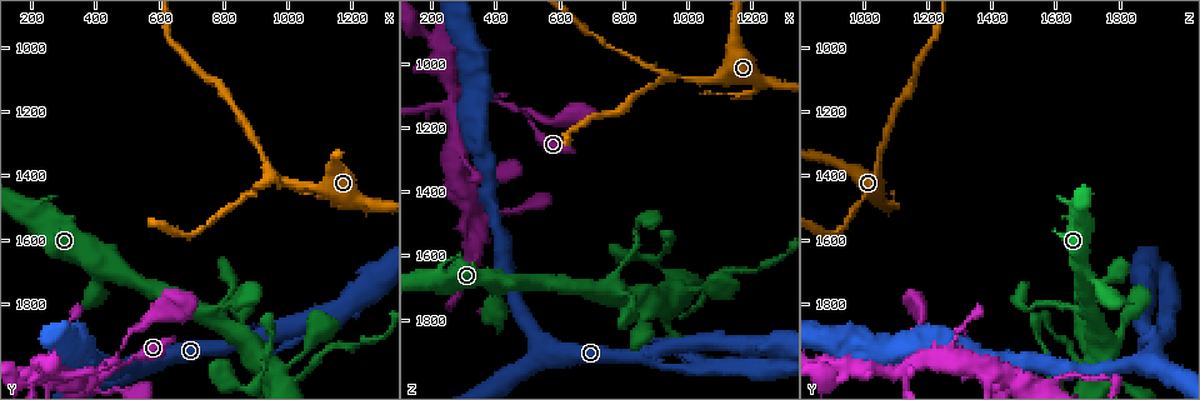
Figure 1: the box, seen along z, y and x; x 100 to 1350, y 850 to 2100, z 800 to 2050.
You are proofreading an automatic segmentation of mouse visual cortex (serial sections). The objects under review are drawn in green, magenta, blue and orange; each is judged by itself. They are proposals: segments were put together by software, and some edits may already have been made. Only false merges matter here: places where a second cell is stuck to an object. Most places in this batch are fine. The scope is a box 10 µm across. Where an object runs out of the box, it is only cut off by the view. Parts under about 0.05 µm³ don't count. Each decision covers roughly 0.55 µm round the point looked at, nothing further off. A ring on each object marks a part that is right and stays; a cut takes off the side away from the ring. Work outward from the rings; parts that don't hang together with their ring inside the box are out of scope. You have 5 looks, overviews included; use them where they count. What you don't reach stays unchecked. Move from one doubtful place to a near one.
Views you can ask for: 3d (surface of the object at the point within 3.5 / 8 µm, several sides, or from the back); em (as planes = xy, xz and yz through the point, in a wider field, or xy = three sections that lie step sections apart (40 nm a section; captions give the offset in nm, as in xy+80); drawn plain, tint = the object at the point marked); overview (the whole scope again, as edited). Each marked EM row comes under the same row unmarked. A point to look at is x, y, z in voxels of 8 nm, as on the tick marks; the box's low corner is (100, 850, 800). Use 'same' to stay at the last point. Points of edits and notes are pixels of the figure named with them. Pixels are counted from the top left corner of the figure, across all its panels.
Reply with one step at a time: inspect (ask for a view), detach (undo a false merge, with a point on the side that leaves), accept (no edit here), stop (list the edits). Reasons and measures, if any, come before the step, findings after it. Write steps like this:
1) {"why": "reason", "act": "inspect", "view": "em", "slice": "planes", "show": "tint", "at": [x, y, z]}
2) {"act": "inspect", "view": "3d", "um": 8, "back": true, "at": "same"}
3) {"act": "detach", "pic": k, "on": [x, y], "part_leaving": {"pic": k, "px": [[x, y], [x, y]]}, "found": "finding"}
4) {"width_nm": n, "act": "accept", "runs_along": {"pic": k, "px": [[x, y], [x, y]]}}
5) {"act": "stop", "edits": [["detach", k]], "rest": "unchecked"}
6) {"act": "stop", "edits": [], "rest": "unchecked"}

{"why": "narrows sharply", "act": "inspect", "view": "3d", "um": 3.5, "at": [970, 1410, 1040]}

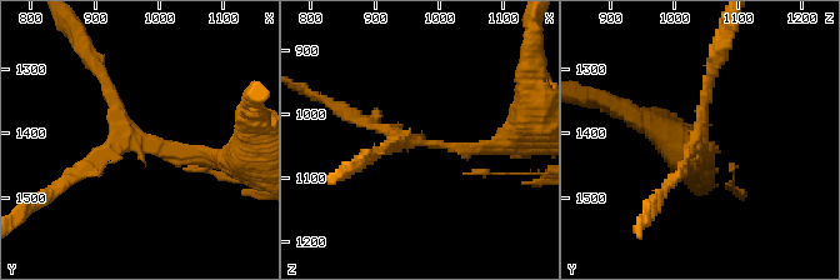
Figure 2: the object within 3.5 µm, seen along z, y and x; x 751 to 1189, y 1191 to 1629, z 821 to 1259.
{"arms": 3, "arm_widths_nm": [150, 150, 150], "why": "shape alone is not enough", "act": "inspect", "view": "em", "slice": "xy", "step": 2, "show": "tint", "at": [970, 1410, 1040]}

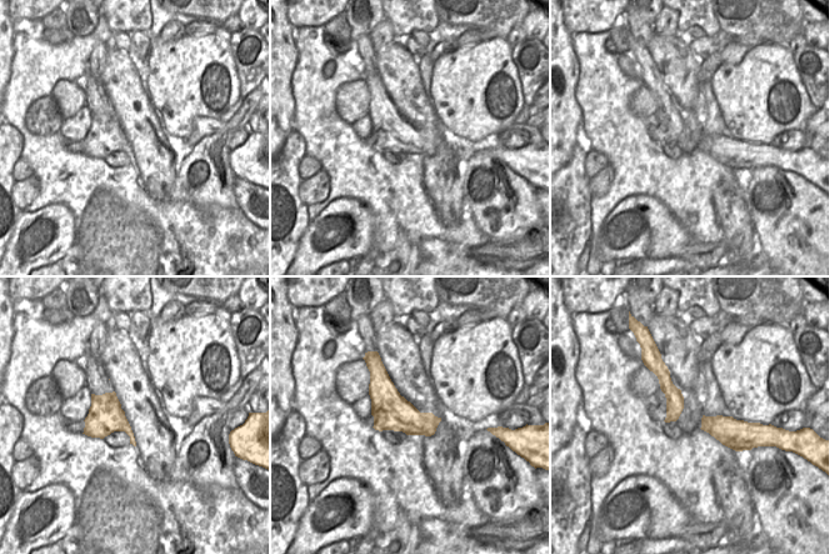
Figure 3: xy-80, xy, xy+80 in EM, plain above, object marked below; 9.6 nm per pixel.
{"width_nm": 360, "act": "accept", "runs_along": {"pic": 2, "px": [[218, 155], [141, 144], [95, 68]]}, "found": "all the same cell"}

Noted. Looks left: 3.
{"act": "inspect", "view": "3d", "um": 3.5, "at": [270, 2020, 1100]}

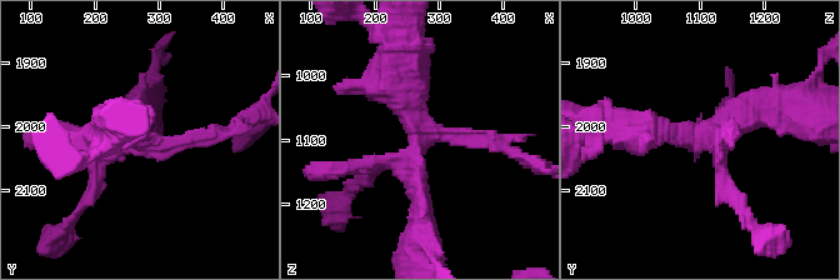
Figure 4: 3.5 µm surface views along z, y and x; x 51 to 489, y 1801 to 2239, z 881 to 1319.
{"act": "inspect", "view": "em", "slice": "xy", "step": 1, "show": "tint", "at": [275, 2025, 1095]}

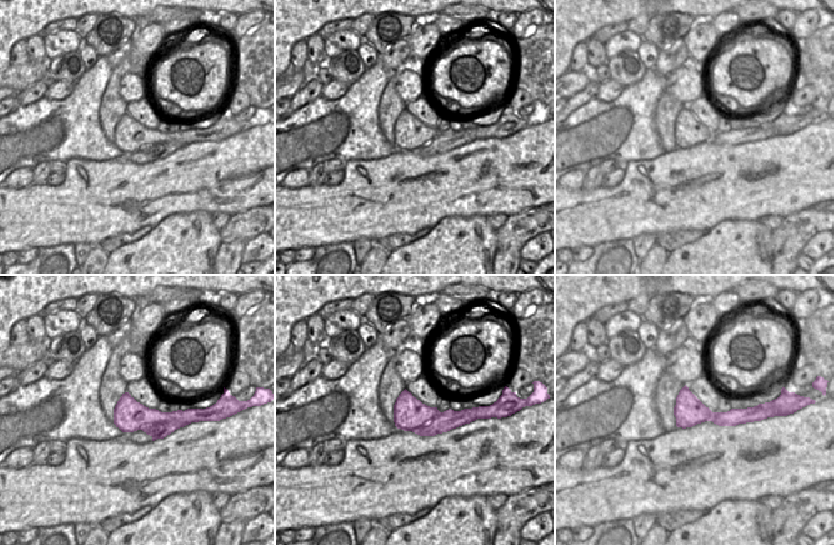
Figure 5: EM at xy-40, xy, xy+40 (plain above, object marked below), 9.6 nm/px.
{"act": "accept", "runs_along": {"pic": 4, "px": [[501, 148], [428, 131], [420, 201]]}, "found": "all the same cell"}

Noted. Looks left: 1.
{"act": "stop", "edits": [], "rest": "unchecked"}

